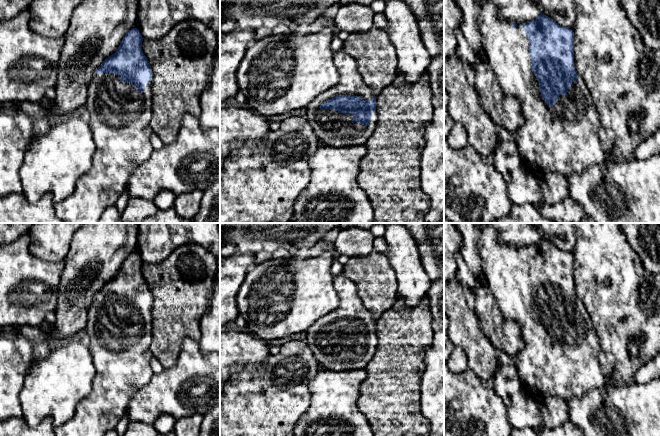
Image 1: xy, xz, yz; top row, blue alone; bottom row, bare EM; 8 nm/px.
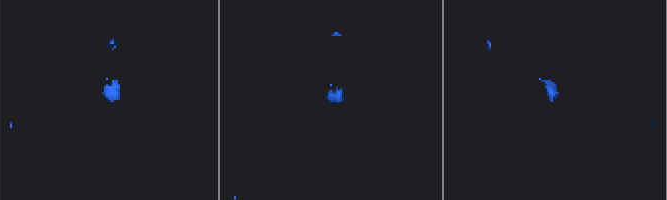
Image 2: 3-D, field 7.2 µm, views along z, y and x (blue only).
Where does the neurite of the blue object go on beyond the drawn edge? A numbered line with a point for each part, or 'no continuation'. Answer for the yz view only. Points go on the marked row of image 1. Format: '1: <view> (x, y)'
1: yz (564, 139)

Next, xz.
1: xz (332, 128)

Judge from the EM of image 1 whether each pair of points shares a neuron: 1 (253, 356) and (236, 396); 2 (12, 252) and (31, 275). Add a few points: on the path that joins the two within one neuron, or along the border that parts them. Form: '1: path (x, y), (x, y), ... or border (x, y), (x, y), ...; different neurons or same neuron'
1: border (271, 353), (261, 362), (232, 367), (230, 374); different neurons
2: path (14, 258), (25, 269); same neuron

